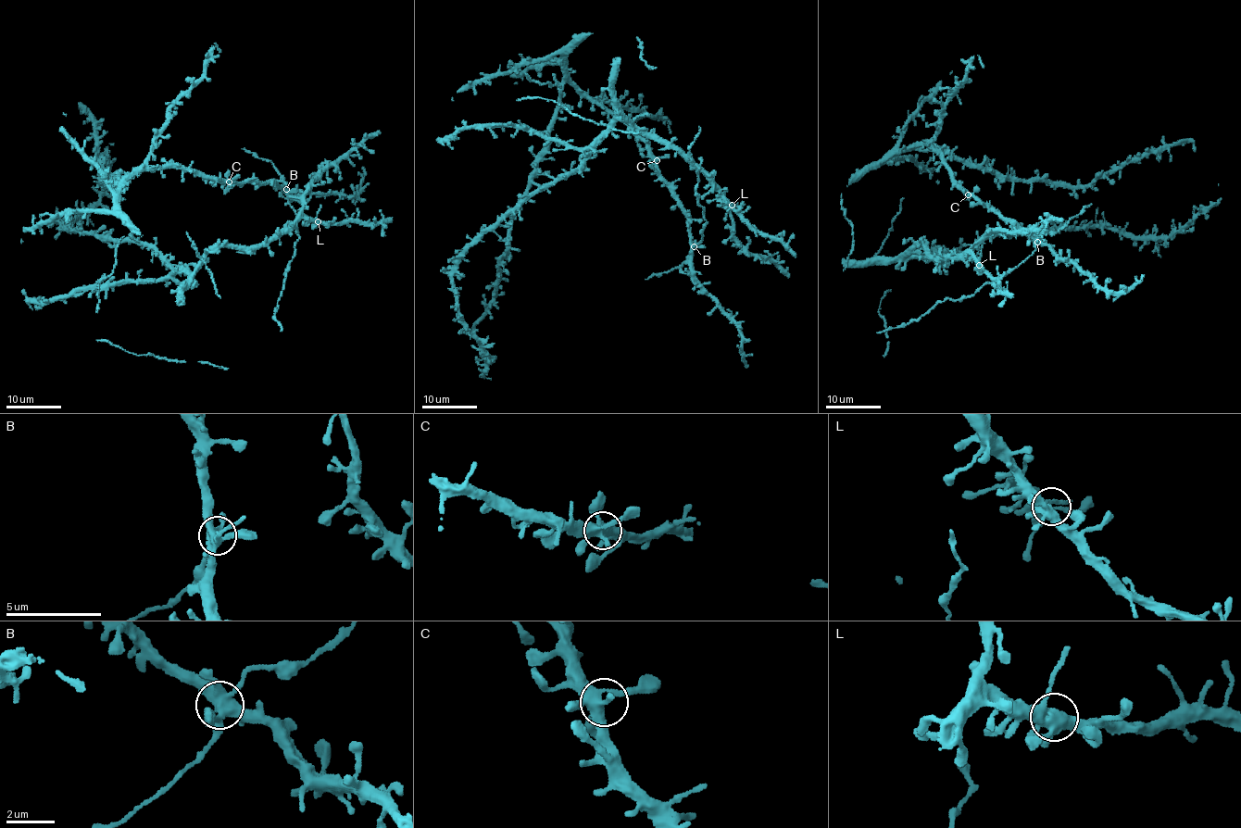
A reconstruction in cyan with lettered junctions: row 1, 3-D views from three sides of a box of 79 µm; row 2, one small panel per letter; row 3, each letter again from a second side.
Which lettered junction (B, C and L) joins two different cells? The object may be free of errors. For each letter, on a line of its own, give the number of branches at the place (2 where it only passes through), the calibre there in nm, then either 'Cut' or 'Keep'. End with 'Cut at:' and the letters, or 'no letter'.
B: Branches: 6. Thickness 440 nm. Keep
C: Branches: 5. Thickness 440 nm. Keep
L: Branches: 6. Thickness 440 nm. Keep
Cut at: no letter

